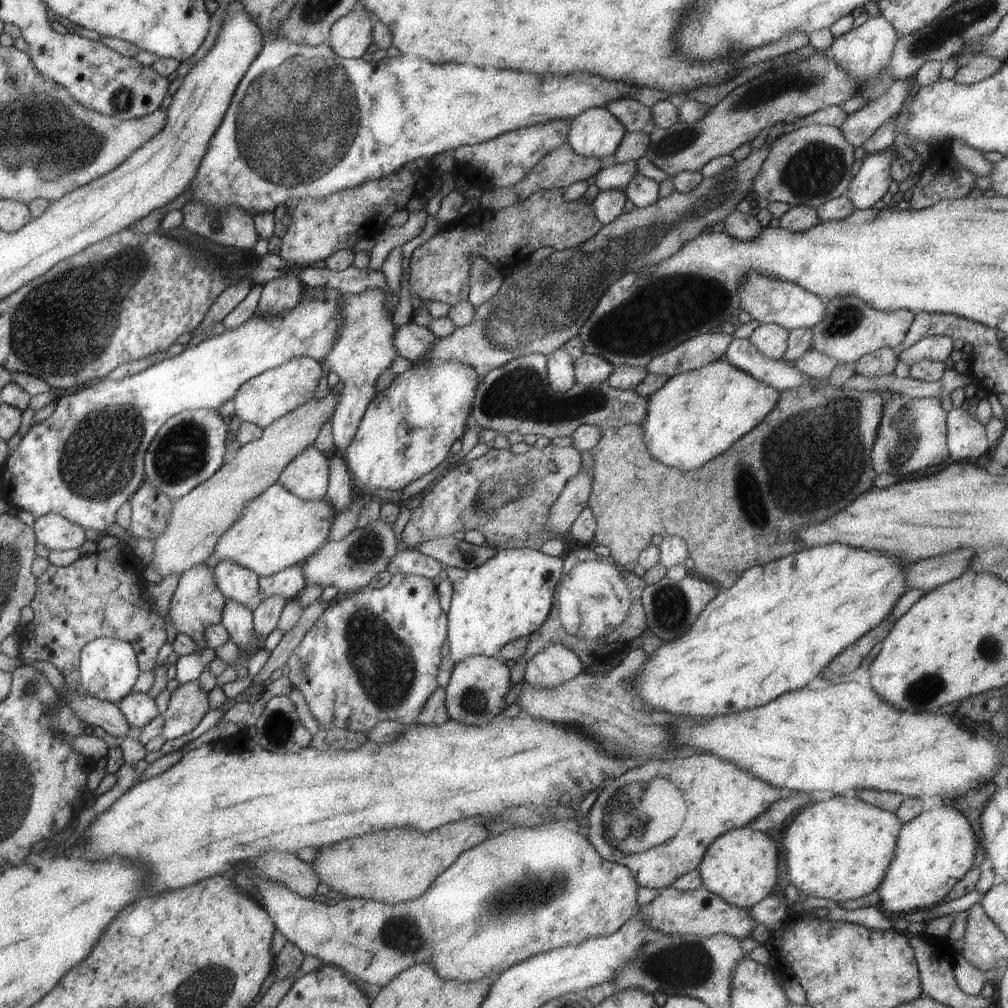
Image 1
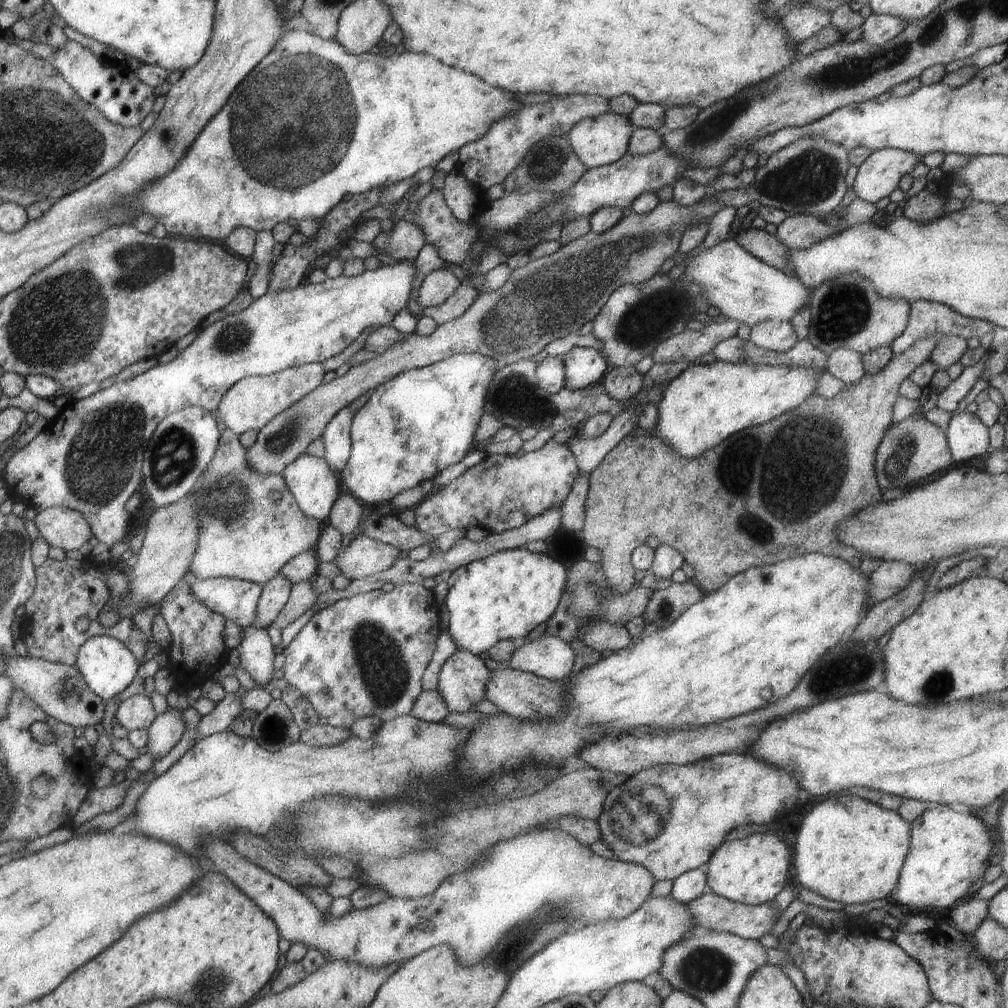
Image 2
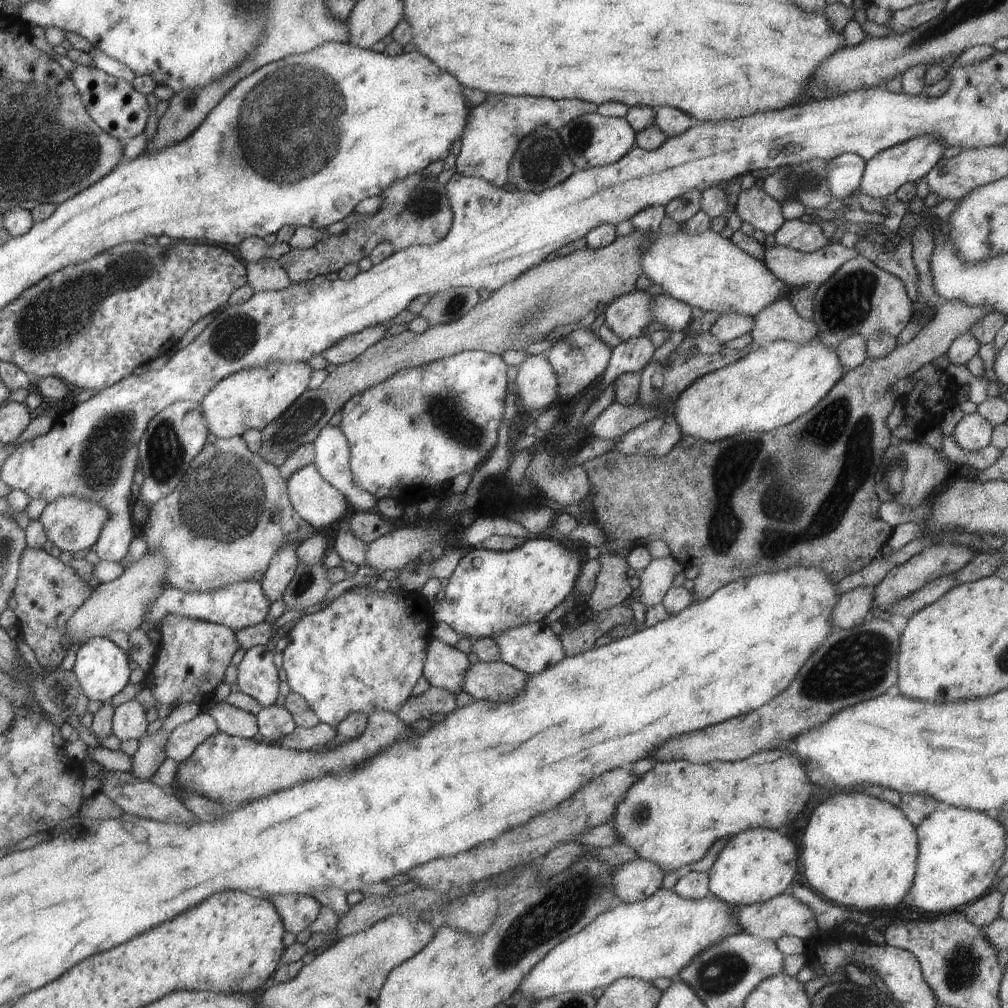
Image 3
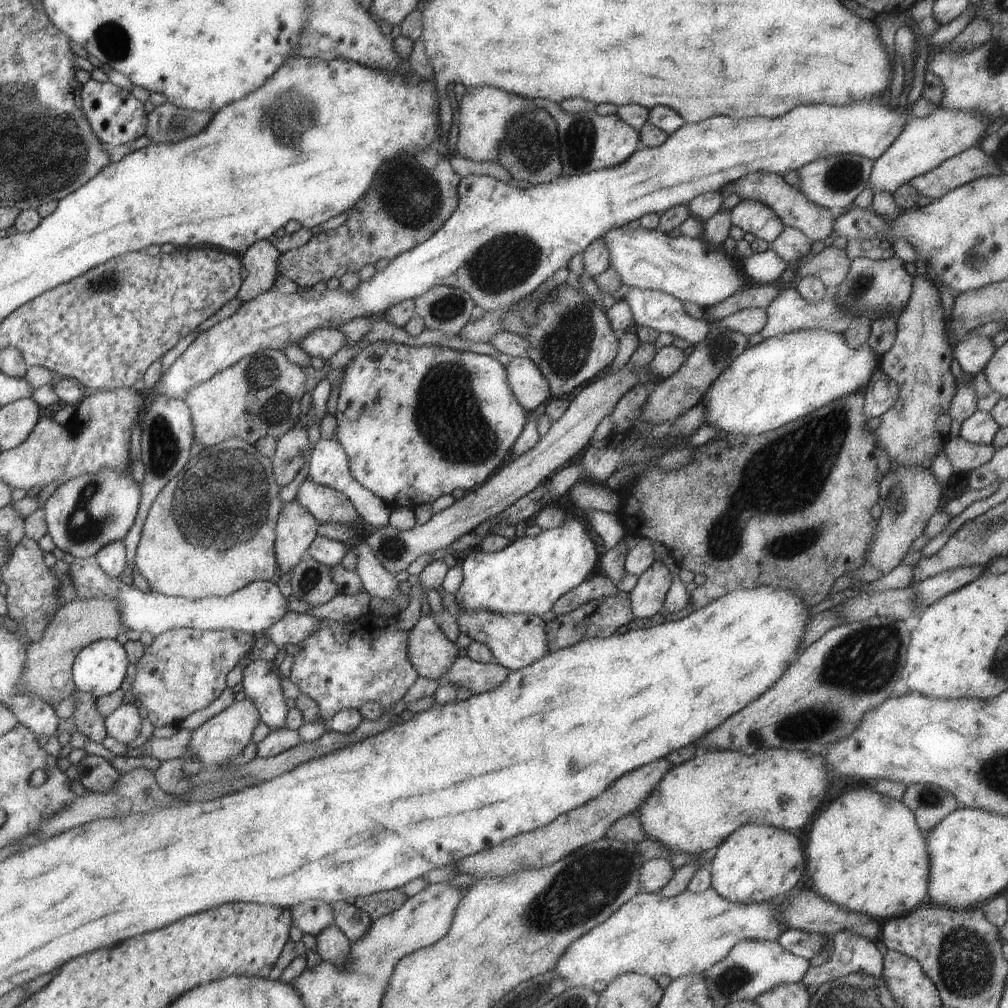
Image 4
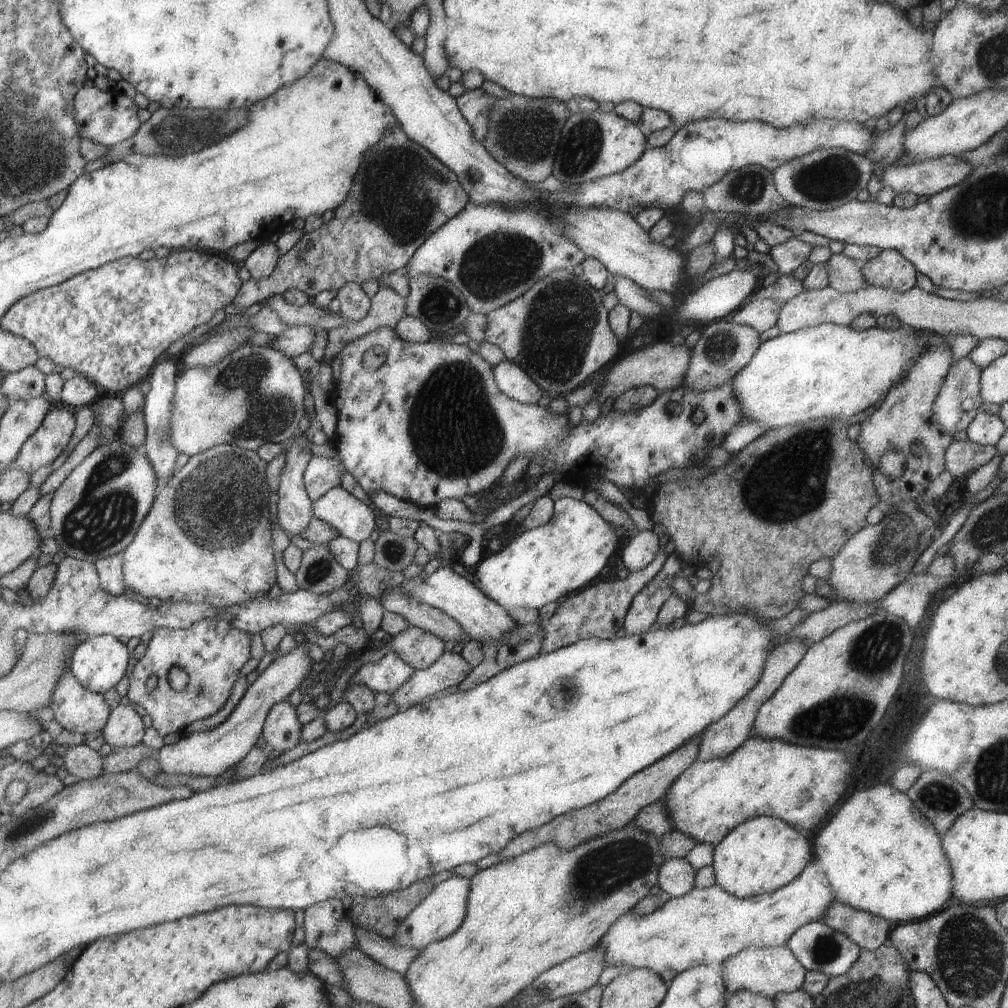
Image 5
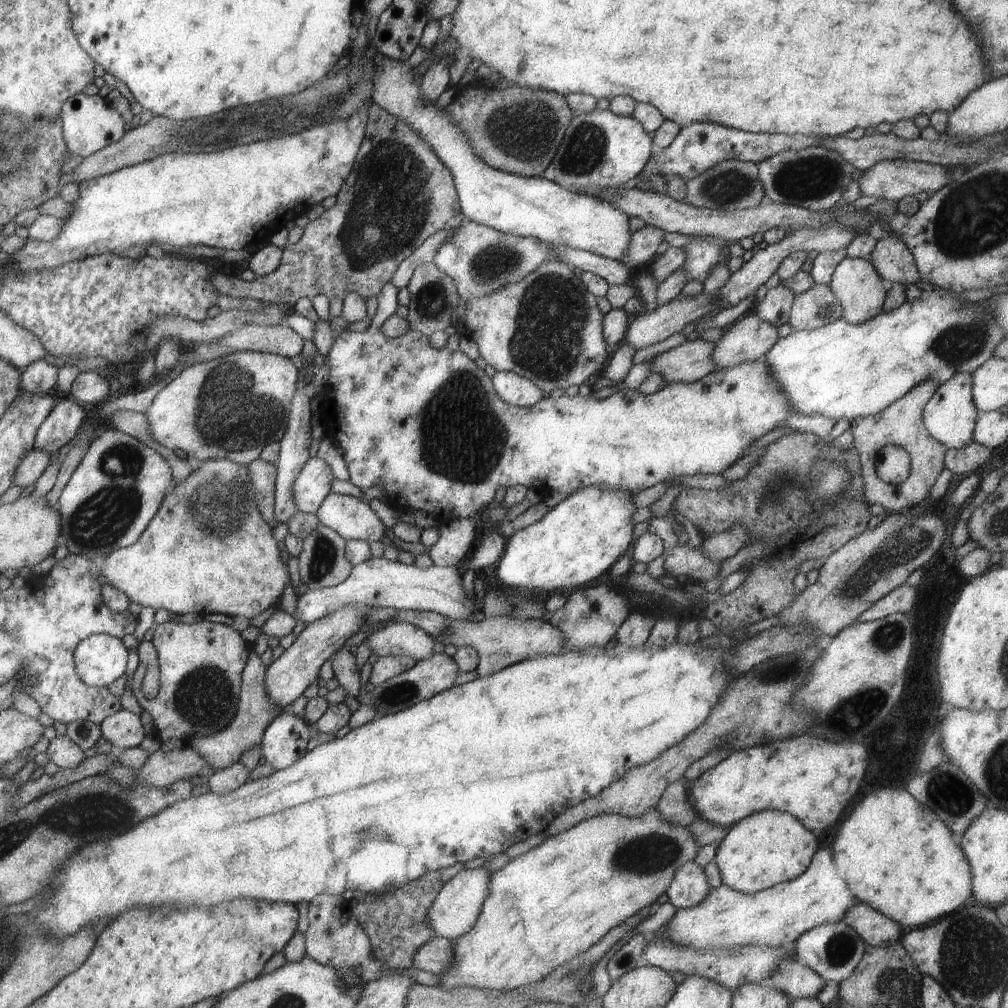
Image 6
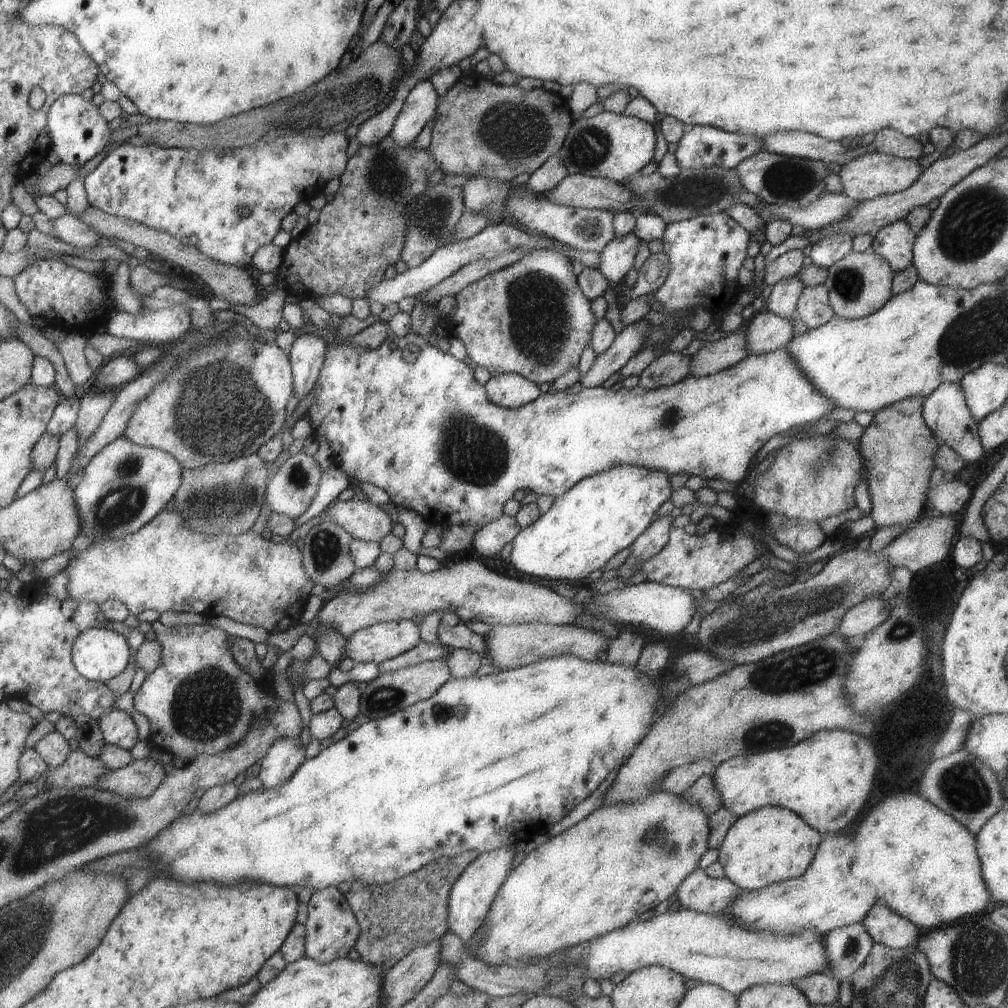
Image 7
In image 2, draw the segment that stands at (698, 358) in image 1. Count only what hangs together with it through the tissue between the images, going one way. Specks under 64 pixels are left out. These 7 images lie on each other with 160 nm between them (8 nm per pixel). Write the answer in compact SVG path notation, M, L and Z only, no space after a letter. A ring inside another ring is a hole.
M733 319L706 325L700 331L685 330L660 342L651 355L657 364L685 359L689 364L696 364L698 357L712 352L712 348L722 340L735 335L739 323Z

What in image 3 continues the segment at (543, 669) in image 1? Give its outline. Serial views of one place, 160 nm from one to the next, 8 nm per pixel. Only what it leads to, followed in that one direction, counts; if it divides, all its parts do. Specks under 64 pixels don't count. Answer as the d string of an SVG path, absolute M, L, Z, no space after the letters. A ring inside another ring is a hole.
M542 621L511 626L493 637L500 652L500 661L524 672L528 676L536 675L543 669L557 664L566 656L559 637Z

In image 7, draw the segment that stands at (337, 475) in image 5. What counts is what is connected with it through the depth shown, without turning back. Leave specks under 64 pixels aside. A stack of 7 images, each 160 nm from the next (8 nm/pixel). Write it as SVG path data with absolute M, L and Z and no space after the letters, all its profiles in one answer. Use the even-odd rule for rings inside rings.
M291 455L275 474L269 475L264 500L273 513L296 520L311 504L322 471L311 455Z

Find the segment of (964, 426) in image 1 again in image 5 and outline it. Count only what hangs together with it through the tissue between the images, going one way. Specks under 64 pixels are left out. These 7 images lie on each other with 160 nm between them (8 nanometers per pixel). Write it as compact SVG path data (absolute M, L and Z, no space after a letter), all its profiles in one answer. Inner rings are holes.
M979 410L966 428L966 437L980 445L995 446L1005 432L1003 421L994 414Z

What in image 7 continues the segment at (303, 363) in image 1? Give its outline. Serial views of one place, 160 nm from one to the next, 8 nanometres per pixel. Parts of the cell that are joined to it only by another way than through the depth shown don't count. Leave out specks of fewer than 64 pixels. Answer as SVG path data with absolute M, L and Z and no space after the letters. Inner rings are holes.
M245 339L240 341L231 341L210 345L206 349L202 349L197 354L192 353L188 357L184 357L182 361L176 363L175 370L170 371L164 377L164 380L156 385L152 391L139 401L136 405L135 412L132 412L131 418L127 421L124 428L124 437L127 437L136 445L153 447L167 454L170 454L177 460L182 468L194 469L207 462L228 463L237 457L244 457L258 452L258 448L273 438L273 435L279 434L279 429L283 426L285 416L292 406L292 372L288 355L285 354L274 342L259 342L255 339Z

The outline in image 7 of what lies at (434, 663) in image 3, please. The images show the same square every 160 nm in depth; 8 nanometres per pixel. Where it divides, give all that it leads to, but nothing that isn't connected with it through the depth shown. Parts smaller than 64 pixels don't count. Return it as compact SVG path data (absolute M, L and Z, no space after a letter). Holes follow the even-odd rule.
M413 622L377 623L356 630L345 639L344 657L351 658L354 663L374 662L379 664L402 652L411 650L419 641L419 628Z

